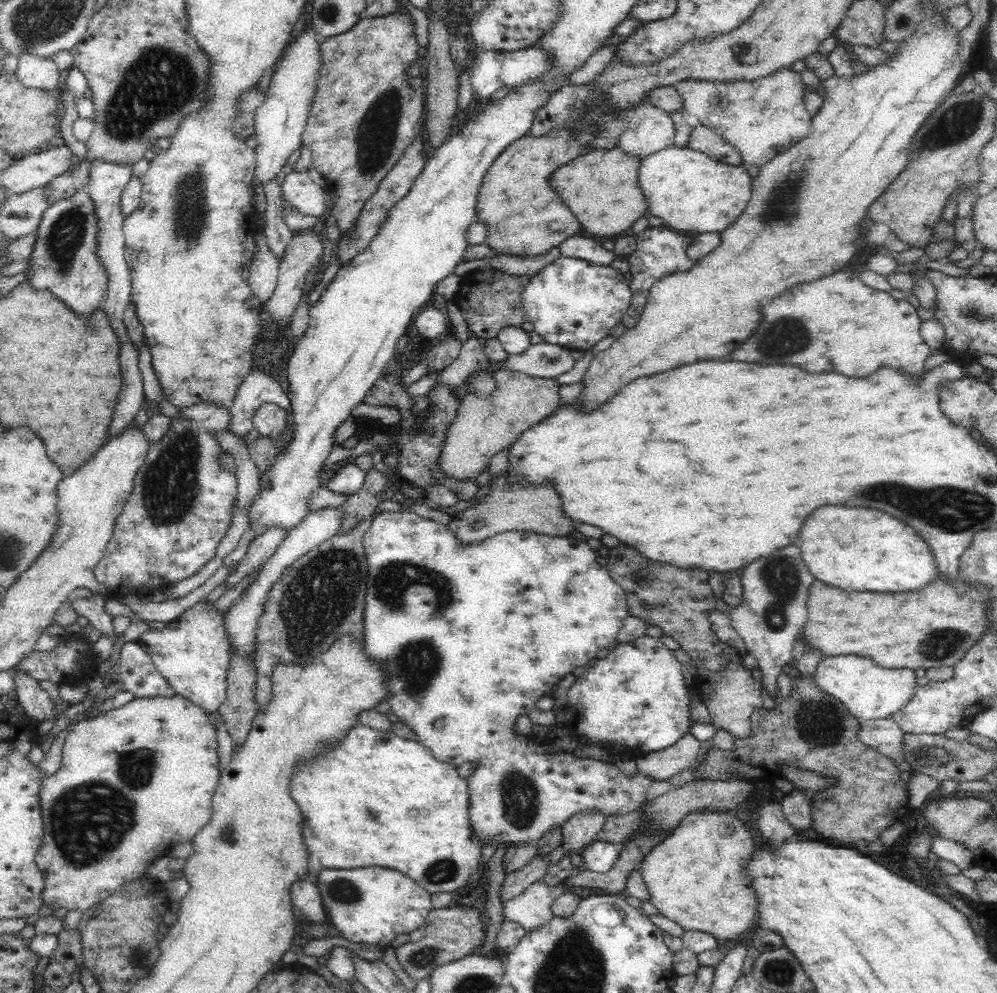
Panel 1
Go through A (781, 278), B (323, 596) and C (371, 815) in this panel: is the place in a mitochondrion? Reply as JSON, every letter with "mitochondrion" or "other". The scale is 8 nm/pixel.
{"A":"other","B":"mitochondrion","C":"mitochondrion"}

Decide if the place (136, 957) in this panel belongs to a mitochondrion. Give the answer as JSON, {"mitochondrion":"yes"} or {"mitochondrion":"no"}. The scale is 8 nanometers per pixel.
{"mitochondrion":"yes"}

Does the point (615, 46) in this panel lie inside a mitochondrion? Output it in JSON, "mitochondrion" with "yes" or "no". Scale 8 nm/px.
{"mitochondrion":"no"}

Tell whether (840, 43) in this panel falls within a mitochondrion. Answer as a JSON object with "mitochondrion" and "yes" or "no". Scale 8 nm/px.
{"mitochondrion":"no"}

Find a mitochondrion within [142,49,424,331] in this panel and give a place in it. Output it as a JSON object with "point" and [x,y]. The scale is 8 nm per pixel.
{"point":[376,137]}

